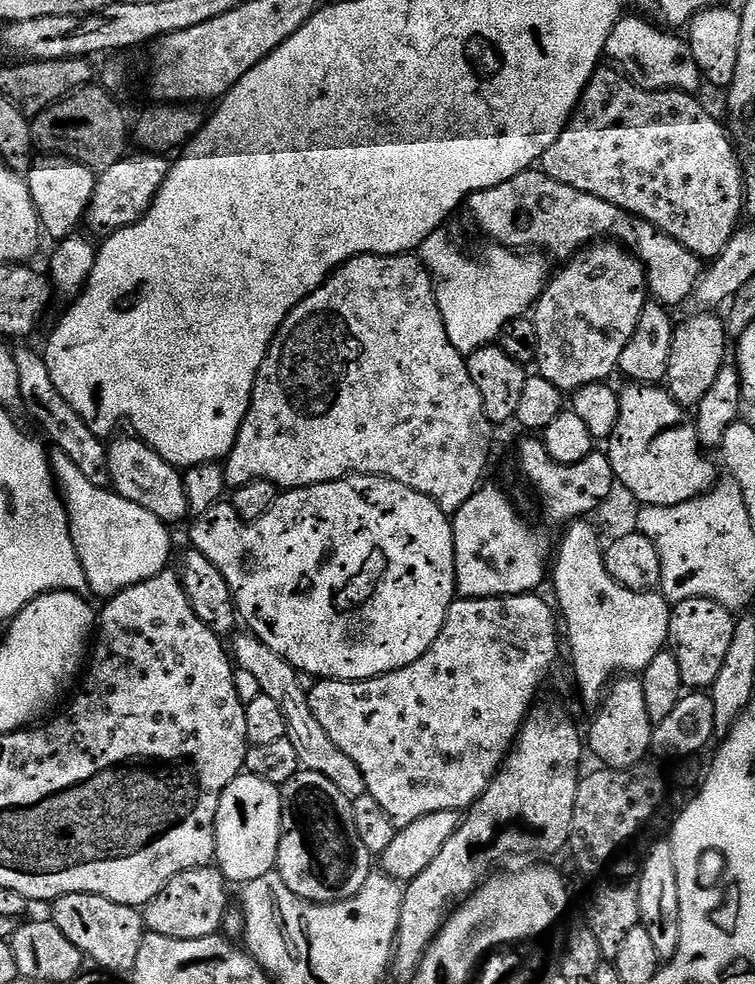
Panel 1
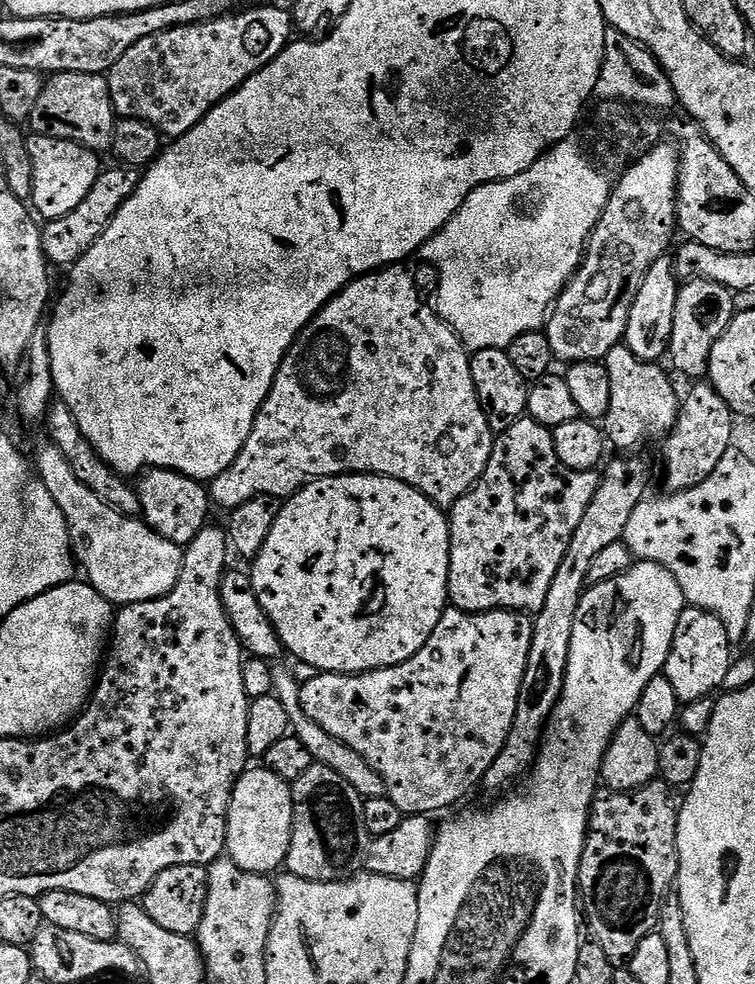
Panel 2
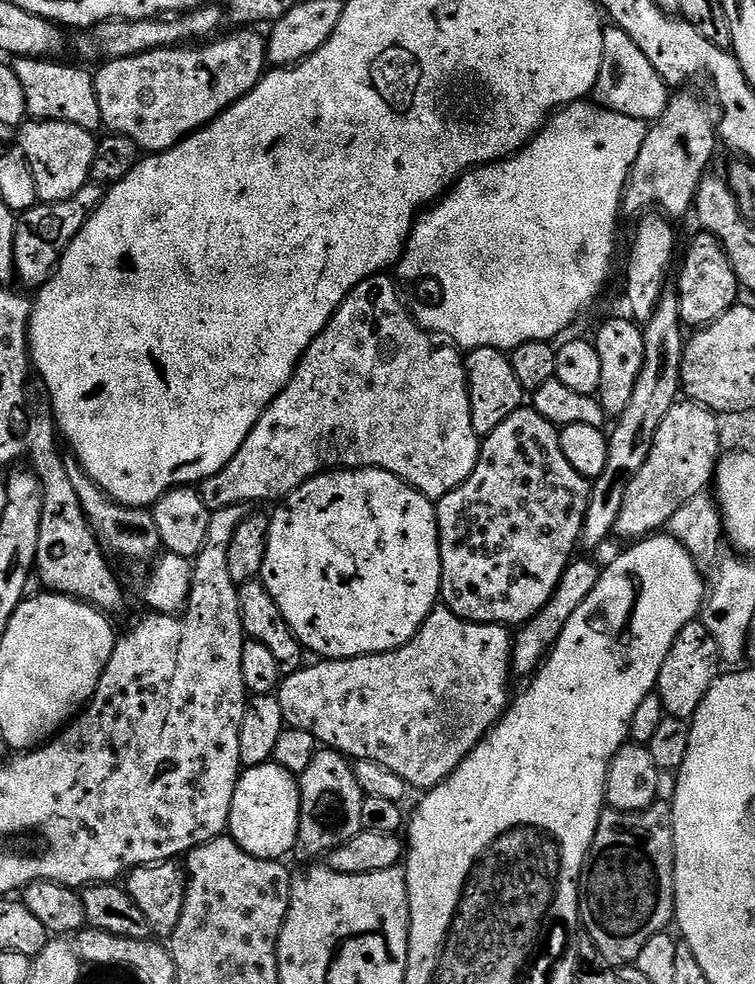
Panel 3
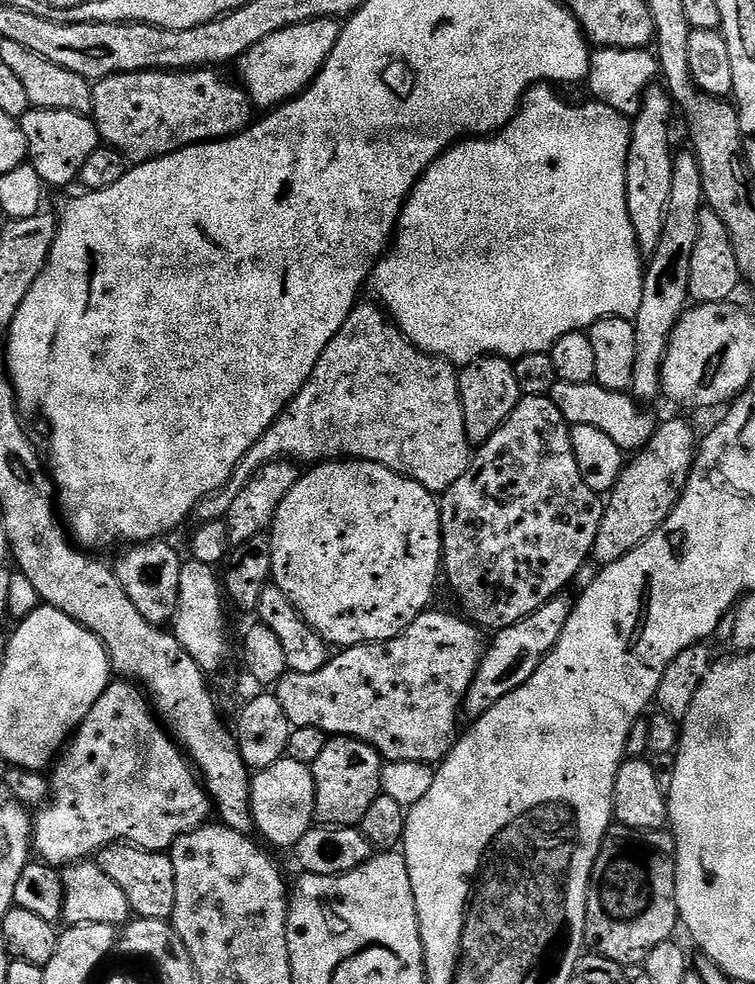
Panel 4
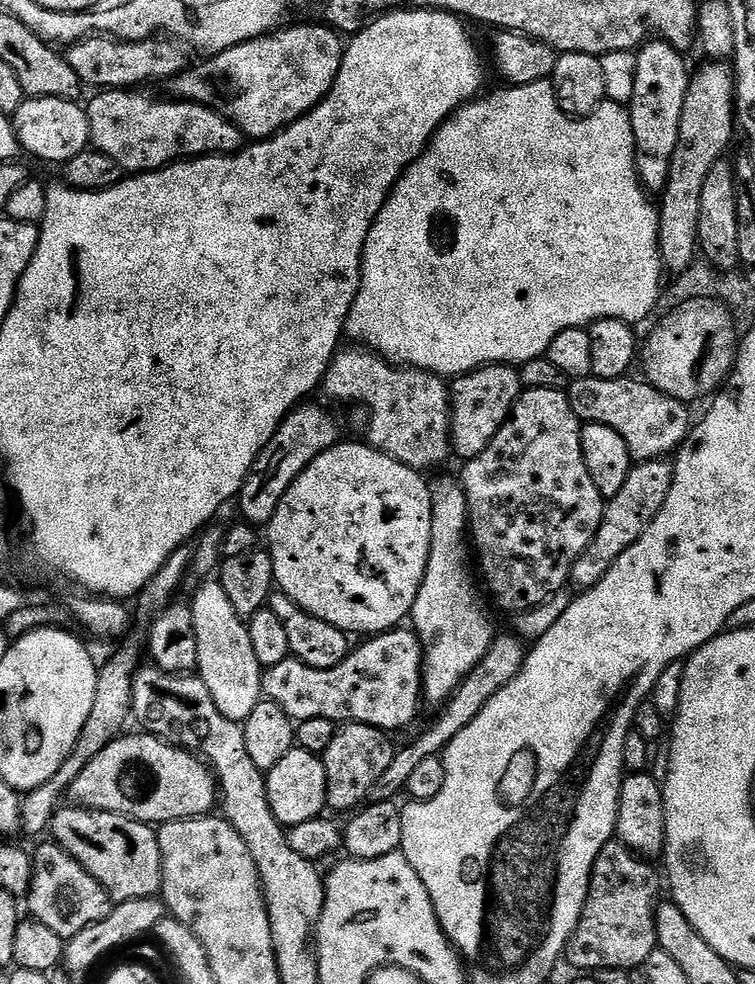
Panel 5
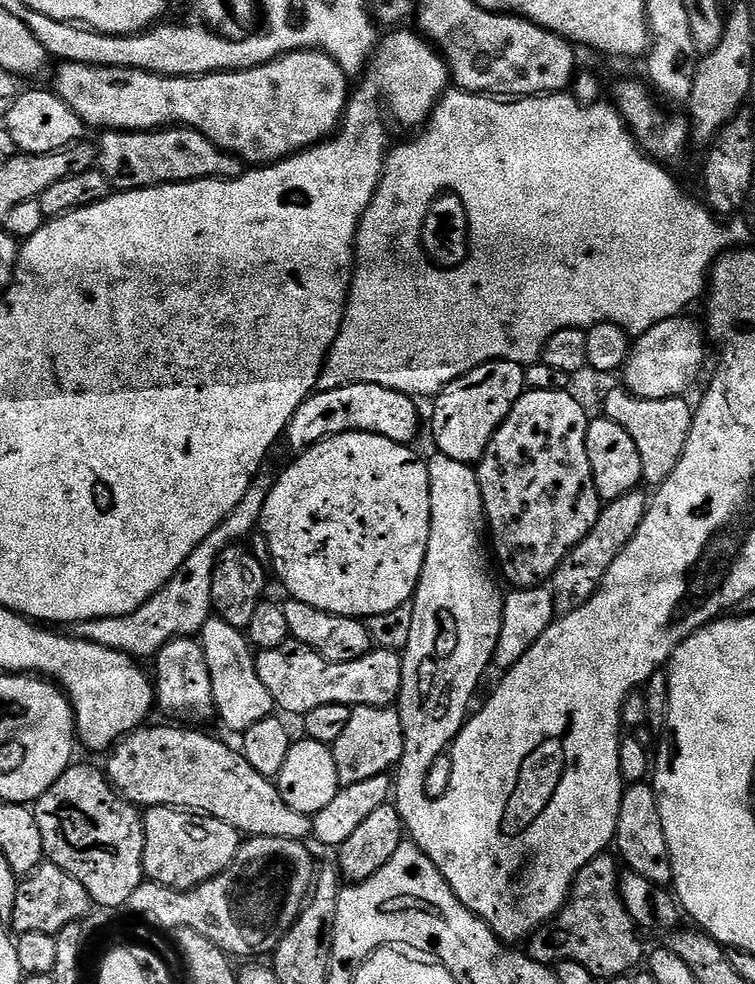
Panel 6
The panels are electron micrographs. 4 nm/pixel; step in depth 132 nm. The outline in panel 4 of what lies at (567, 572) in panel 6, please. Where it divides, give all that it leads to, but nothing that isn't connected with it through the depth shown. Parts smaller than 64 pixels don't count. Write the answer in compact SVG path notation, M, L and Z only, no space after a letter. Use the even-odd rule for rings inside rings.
M663 421L647 448L640 449L625 463L618 482L607 493L602 526L598 526L598 538L594 538L591 559L597 565L607 566L626 558L630 550L646 542L666 522L690 478L697 447L698 435L686 421Z

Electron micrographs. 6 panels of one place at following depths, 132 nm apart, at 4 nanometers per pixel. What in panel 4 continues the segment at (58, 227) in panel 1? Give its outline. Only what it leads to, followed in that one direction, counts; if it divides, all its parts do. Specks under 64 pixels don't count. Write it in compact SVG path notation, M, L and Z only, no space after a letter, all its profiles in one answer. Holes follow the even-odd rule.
M31 107L19 121L27 159L38 170L45 185L51 187L52 184L56 188L75 185L80 179L86 158L90 158L90 154L94 154L94 150L102 144L96 123L92 121L91 115L83 112Z

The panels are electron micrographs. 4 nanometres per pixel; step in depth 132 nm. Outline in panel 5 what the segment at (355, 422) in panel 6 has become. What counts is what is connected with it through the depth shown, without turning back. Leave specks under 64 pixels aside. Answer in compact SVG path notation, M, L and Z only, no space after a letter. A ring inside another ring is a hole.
M304 402L289 412L287 418L278 426L274 438L266 442L266 446L258 454L254 466L248 471L248 477L240 488L238 505L245 521L253 526L267 526L272 521L278 502L290 490L290 486L328 448L333 448L338 442L336 436L336 420L324 408L316 404Z

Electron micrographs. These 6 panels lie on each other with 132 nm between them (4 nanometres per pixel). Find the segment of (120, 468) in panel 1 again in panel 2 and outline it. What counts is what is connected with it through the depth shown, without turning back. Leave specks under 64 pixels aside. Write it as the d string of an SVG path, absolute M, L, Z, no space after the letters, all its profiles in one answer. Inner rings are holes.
M153 468L139 477L135 489L144 523L170 542L186 546L194 542L194 538L198 538L198 534L209 523L210 492L199 480L192 480L180 472L171 472L165 468Z

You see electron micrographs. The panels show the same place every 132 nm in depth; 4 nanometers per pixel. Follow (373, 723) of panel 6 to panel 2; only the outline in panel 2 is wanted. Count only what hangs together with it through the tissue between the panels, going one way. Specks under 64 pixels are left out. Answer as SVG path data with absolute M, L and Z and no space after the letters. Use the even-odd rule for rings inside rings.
M313 762L292 785L292 837L286 868L291 875L310 882L347 880L365 867L369 835L362 822L364 797L339 774Z

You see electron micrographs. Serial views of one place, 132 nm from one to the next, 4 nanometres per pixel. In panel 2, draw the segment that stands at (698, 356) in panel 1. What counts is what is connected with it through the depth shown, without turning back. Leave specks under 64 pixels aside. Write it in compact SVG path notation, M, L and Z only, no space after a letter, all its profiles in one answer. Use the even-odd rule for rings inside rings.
M710 280L681 283L678 303L674 306L674 334L668 343L668 356L682 375L689 376L689 381L707 377L710 350L714 350L714 342L722 338L736 313L734 294L726 286Z

